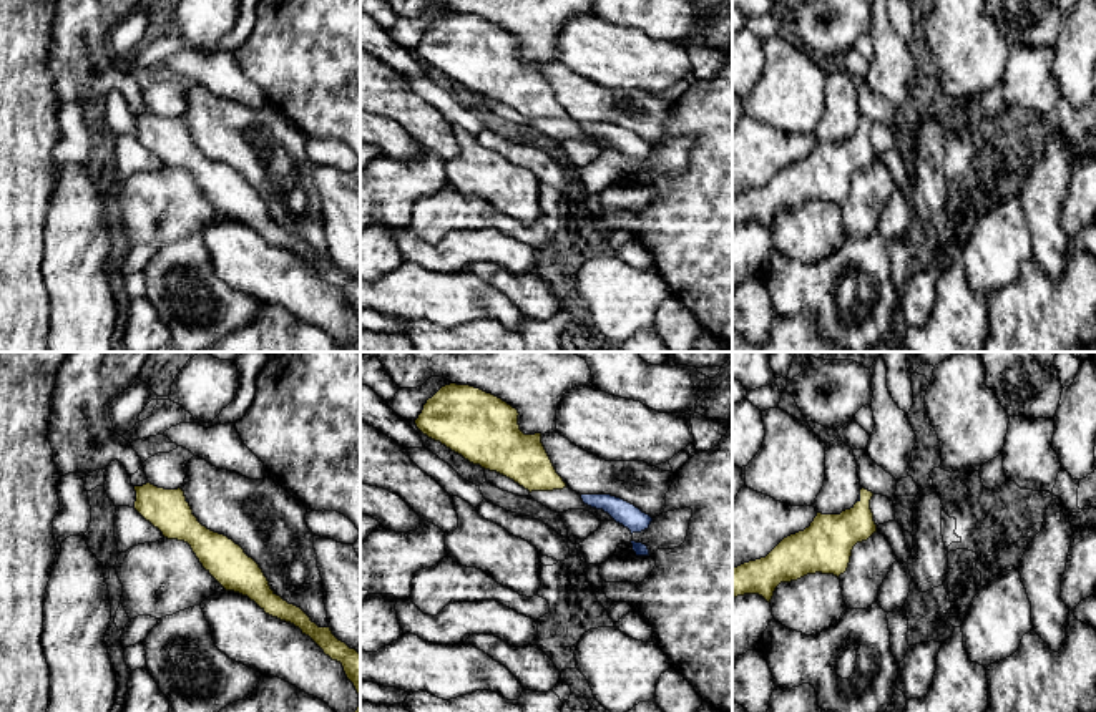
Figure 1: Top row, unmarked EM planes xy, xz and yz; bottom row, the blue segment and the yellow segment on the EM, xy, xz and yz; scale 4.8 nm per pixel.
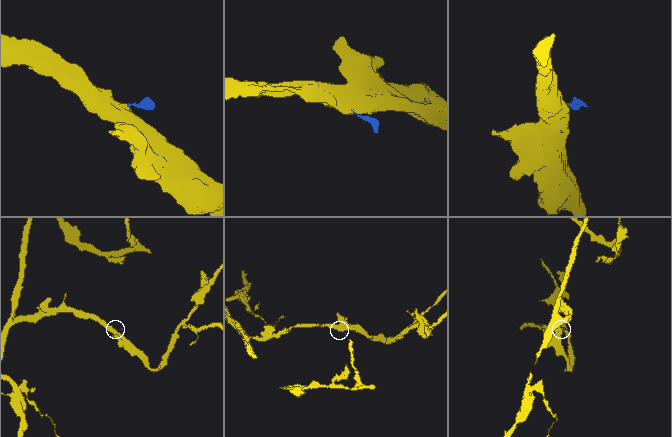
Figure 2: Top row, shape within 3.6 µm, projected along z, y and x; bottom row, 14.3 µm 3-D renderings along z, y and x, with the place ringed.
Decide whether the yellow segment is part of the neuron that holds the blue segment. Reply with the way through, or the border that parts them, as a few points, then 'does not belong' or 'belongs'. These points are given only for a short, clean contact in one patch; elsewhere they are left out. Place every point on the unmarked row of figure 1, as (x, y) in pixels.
across yz (859, 123), (859, 126), (859, 138), (829, 168) | belongs

